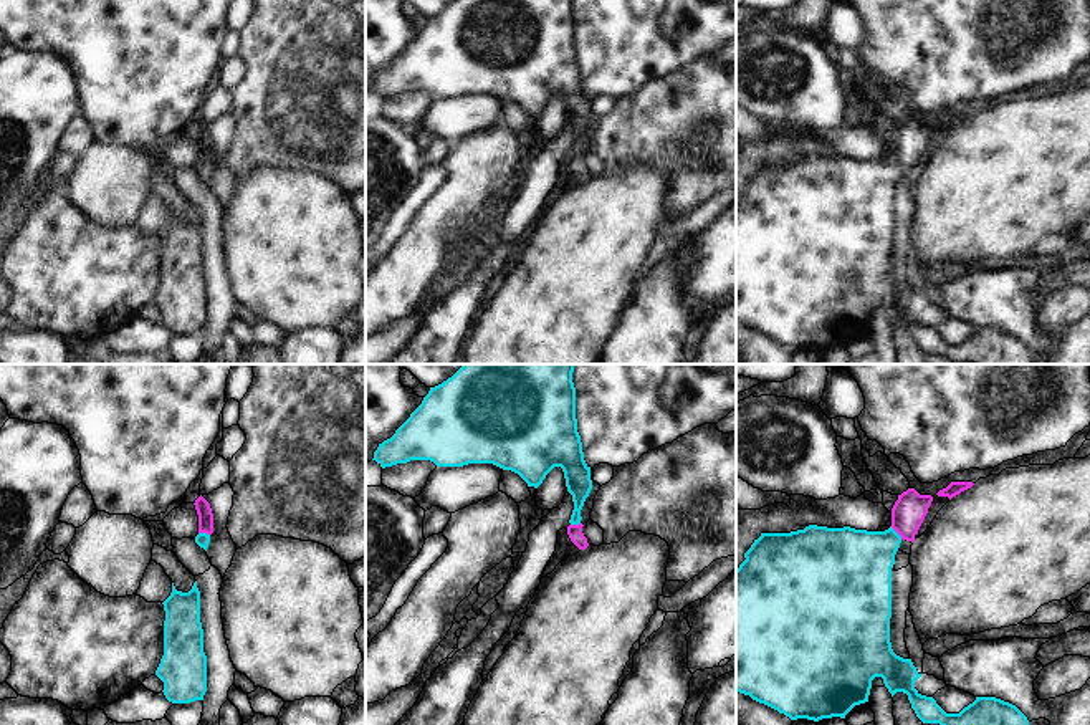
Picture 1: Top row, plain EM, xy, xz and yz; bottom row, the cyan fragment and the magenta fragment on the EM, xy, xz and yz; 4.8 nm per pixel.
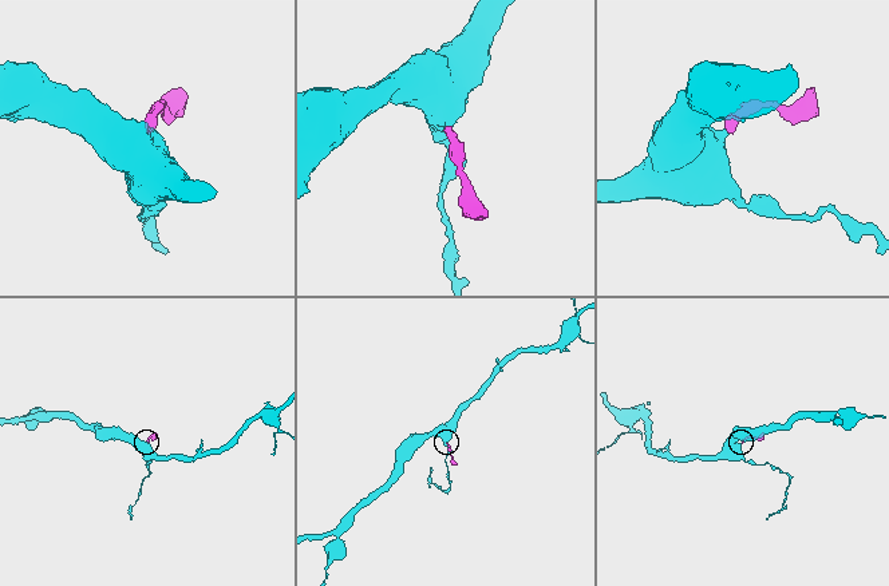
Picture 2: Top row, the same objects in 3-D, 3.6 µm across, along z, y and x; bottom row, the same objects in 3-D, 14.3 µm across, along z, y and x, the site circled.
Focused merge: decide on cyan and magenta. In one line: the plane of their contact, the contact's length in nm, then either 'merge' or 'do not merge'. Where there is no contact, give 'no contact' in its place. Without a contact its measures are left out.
contact in yz; length 90 nm; merge

